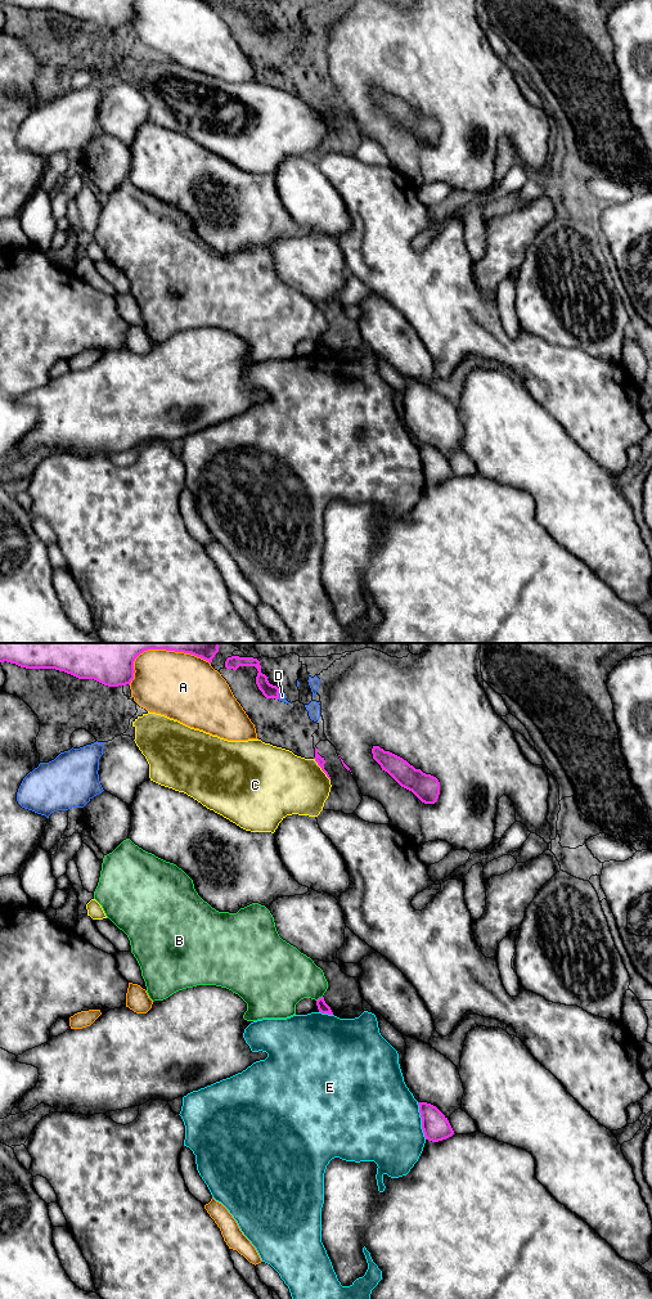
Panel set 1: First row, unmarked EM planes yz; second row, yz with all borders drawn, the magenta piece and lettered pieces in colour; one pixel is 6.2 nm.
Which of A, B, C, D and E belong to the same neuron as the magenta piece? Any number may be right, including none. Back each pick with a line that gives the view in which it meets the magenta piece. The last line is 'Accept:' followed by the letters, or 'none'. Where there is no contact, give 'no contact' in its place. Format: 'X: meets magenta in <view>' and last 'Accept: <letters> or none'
Accept: none

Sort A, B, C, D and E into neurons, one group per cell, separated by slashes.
A / B / C / D / E

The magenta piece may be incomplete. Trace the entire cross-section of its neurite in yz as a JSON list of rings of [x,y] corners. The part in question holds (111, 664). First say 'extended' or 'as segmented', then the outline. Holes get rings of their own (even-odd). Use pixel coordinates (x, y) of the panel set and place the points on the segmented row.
as segmented; [[[0,643],[0,662],[26,669],[55,669],[108,687],[134,679],[134,661],[148,650],[190,653],[210,664],[220,643]]]

